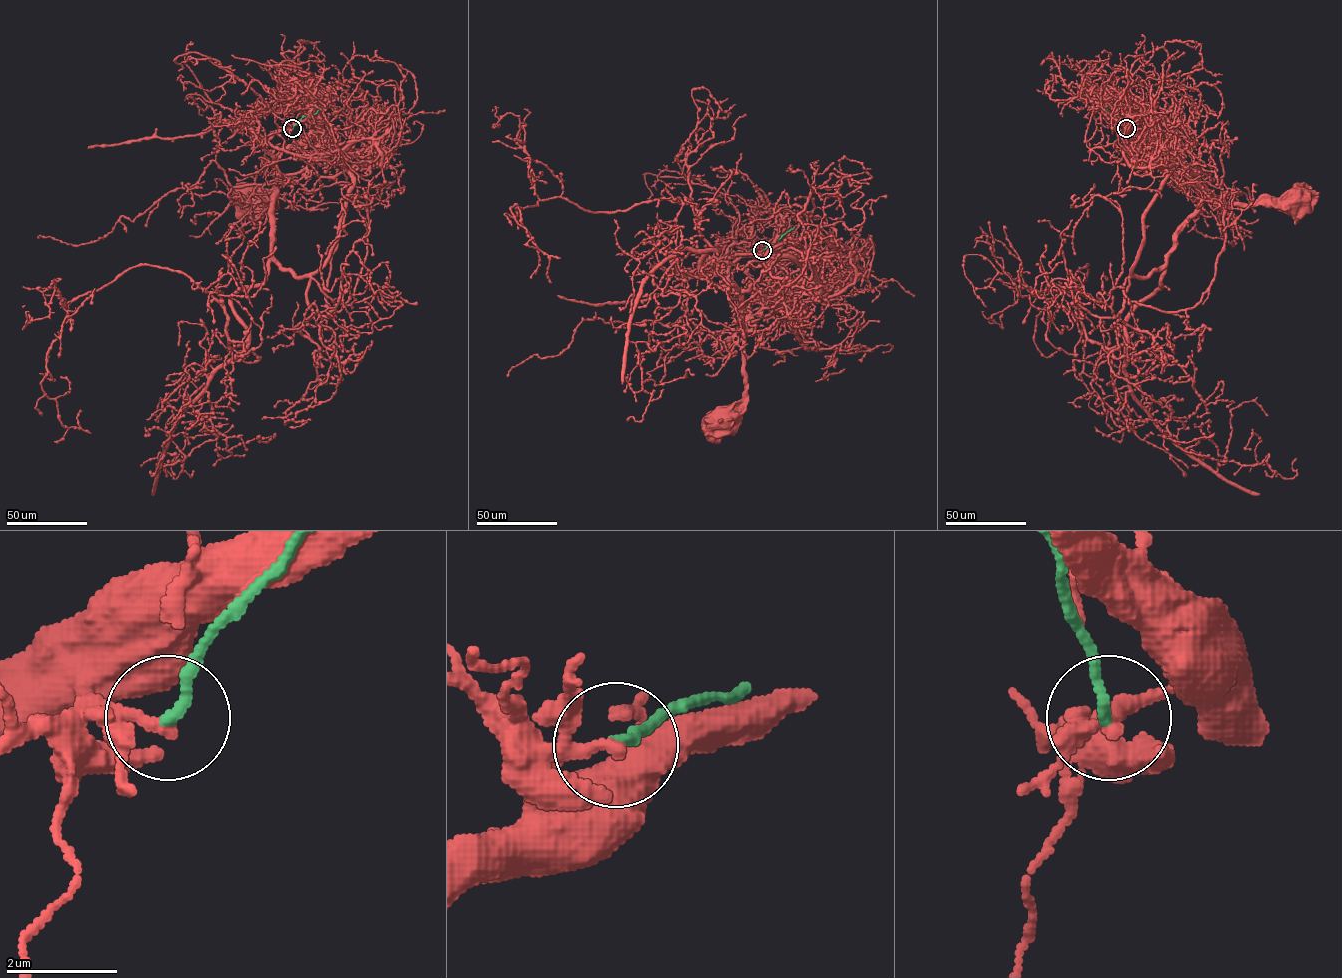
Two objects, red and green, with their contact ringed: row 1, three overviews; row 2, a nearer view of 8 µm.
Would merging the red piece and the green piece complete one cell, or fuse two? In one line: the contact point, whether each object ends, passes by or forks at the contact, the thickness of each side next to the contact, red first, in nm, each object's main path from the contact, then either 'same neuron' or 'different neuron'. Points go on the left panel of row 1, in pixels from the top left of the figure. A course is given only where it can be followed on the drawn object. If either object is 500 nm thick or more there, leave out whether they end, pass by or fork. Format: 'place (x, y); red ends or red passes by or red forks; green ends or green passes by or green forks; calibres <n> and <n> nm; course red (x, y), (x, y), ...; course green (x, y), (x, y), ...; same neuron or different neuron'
place (292, 128); red ends; green ends; calibres 240 and 190 nm; course red (292, 129), (277, 130), (267, 139), (259, 140), (276, 167), (274, 205), (276, 203), (254, 202); course green (292, 129), (304, 116), (312, 116), (325, 108); different neuron

